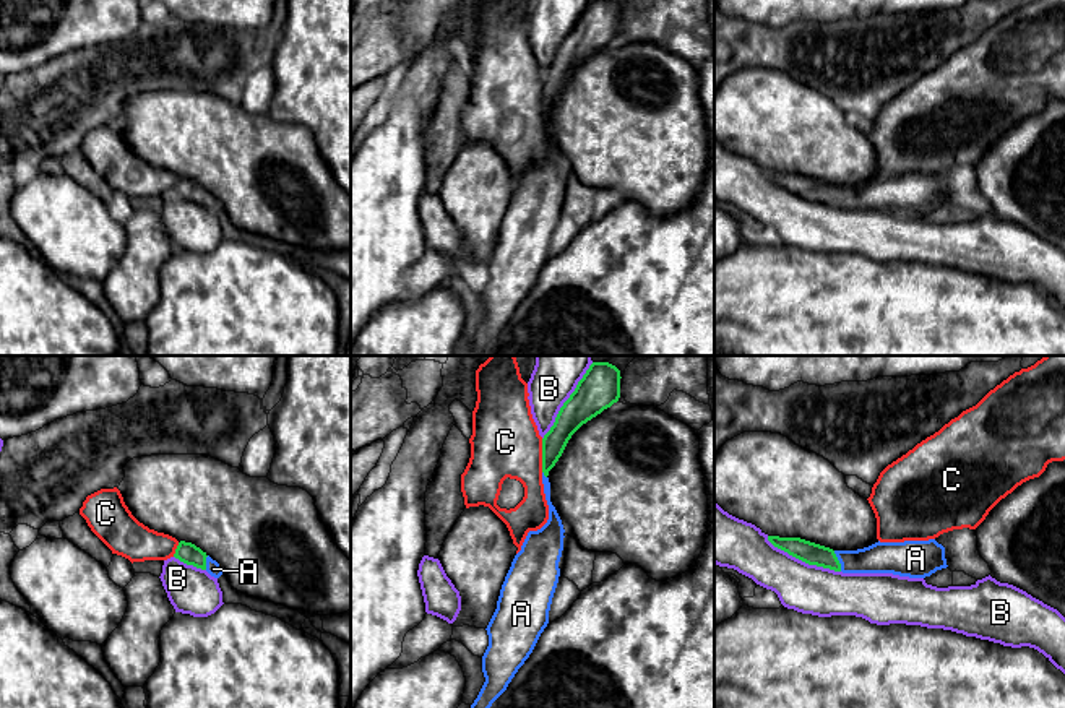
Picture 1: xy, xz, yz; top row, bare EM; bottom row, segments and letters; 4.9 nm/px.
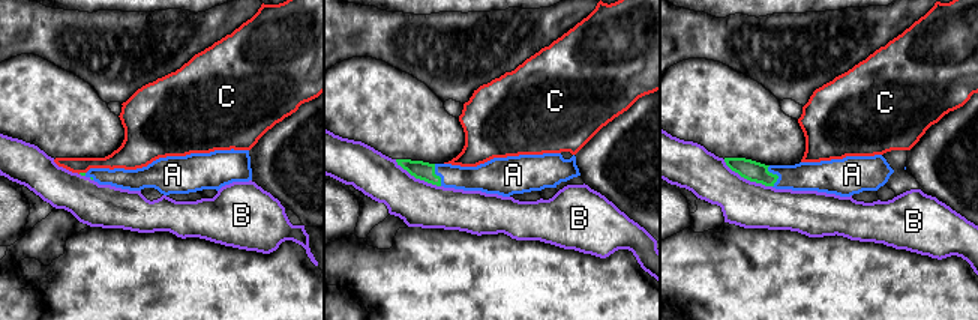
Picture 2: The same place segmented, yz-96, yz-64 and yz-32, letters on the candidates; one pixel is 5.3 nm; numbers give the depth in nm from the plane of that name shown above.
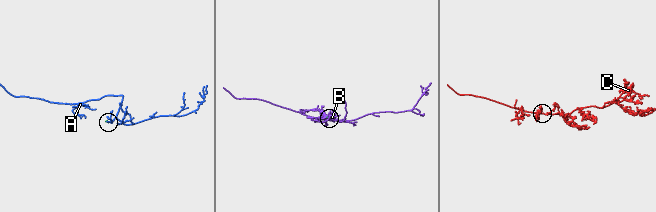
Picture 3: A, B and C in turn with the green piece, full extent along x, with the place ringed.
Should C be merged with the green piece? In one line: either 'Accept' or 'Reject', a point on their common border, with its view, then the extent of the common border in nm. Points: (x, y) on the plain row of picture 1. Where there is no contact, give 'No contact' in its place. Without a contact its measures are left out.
Reject. Touches green at xz (543, 91). Shared border 170 nm

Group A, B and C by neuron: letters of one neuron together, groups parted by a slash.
A / B / C

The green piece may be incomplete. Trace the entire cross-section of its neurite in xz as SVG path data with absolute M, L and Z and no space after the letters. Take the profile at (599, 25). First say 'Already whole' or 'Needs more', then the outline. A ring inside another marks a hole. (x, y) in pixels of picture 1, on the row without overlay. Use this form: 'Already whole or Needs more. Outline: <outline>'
Needs more. Outline: M591 0L542 75L542 120L549 156L541 166L528 169L502 221L497 245L485 265L489 271L489 283L482 292L485 318L471 341L474 351L484 352L507 326L549 260L565 166L550 138L547 112L571 71L619 37L620 15L615 2Z

